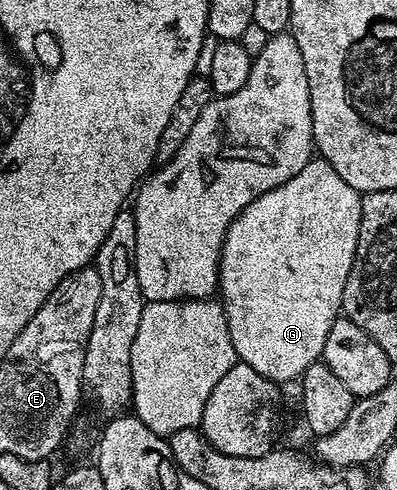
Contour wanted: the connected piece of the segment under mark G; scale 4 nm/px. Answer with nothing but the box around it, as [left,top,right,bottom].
[218,157,361,385]

